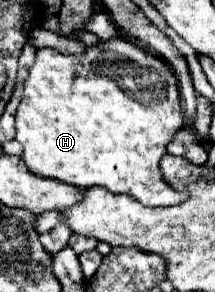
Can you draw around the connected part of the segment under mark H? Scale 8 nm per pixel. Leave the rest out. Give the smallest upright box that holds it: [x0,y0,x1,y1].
[17,39,189,207]

